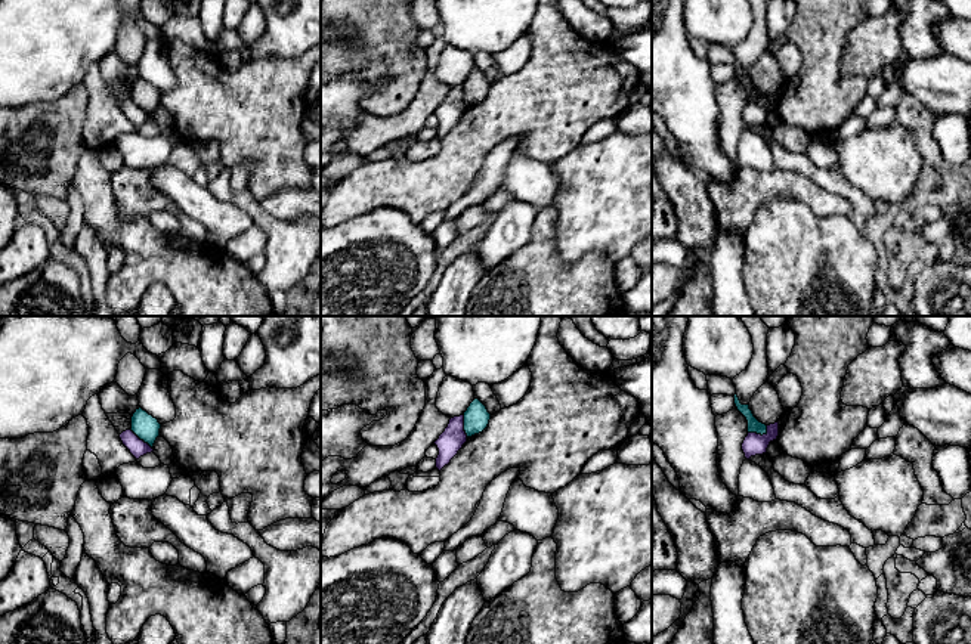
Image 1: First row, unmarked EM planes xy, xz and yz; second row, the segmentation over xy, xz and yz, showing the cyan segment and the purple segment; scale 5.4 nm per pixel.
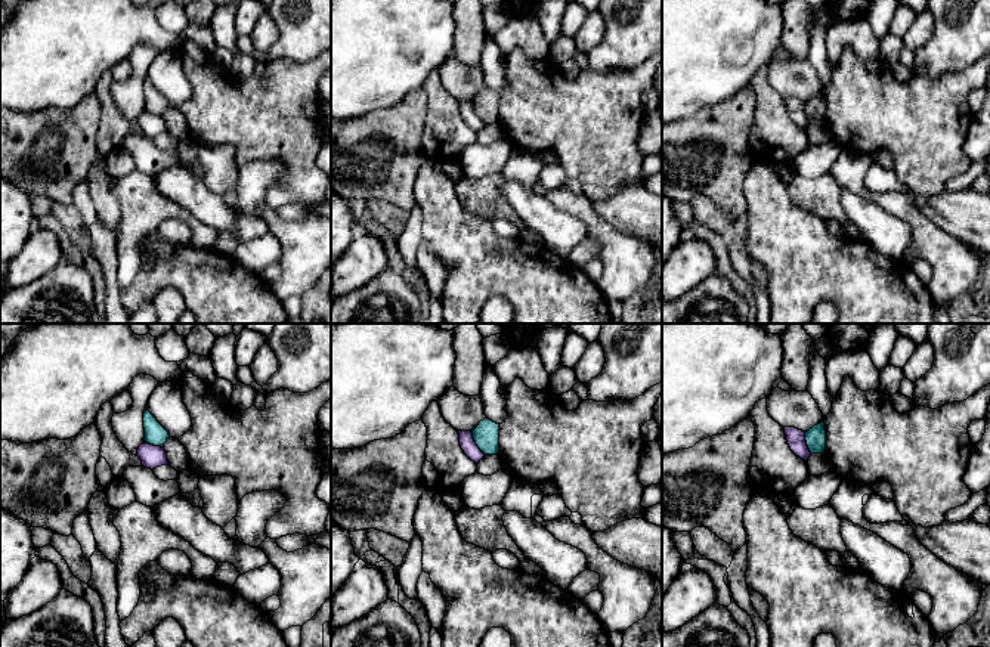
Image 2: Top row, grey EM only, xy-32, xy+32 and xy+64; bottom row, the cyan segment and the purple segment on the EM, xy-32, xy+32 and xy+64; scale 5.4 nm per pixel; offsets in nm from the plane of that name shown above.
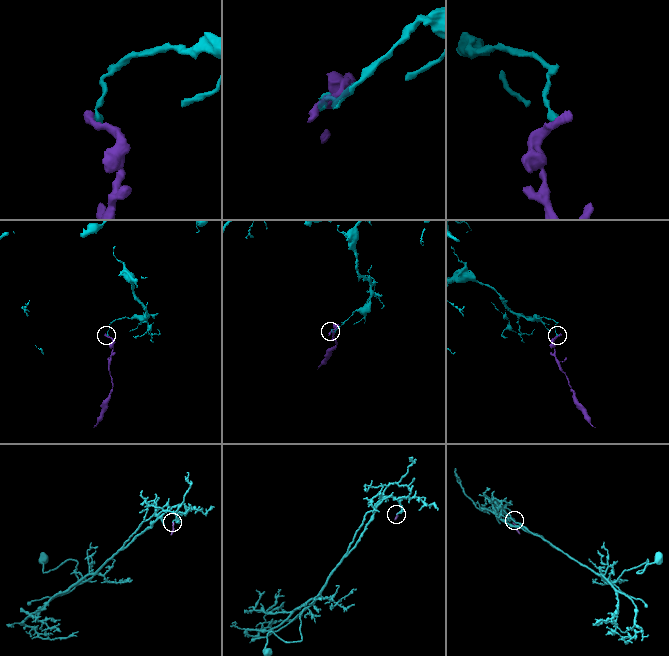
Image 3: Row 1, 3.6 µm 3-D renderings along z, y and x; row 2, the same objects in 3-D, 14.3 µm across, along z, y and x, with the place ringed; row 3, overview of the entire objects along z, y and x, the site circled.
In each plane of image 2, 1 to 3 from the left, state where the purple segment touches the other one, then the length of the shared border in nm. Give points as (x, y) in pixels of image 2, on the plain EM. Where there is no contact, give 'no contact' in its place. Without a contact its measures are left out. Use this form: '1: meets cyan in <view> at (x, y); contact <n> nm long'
1: meets cyan in xy-32 at (154, 114); contact 100 nm long
2: meets cyan in xy+32 at (476, 113); contact 150 nm long
3: meets cyan in xy+64 at (806, 110); contact 130 nm long

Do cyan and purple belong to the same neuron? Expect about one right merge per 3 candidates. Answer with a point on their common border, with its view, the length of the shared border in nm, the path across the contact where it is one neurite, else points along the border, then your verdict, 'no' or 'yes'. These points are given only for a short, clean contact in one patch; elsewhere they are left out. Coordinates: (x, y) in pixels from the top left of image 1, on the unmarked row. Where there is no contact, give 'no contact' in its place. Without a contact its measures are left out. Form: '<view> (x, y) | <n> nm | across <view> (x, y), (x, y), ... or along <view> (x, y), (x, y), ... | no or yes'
yz (760, 102) | 120 nm | along yz (767, 95), (763, 104), (748, 102) | no

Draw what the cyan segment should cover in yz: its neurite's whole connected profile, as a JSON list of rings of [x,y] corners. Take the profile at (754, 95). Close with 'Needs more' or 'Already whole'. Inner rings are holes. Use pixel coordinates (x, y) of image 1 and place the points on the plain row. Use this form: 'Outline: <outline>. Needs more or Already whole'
Outline: [[[737,64],[733,65],[735,66],[735,74],[737,77],[737,80],[746,87],[748,90],[748,102],[757,102],[757,103],[767,103],[767,95],[760,92],[752,80],[749,78],[749,74],[742,74]]]. Already whole

